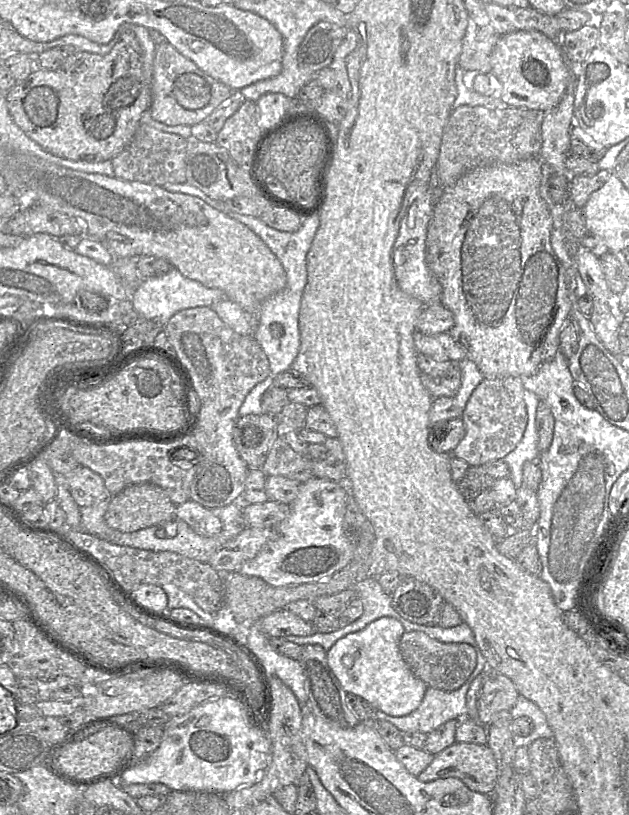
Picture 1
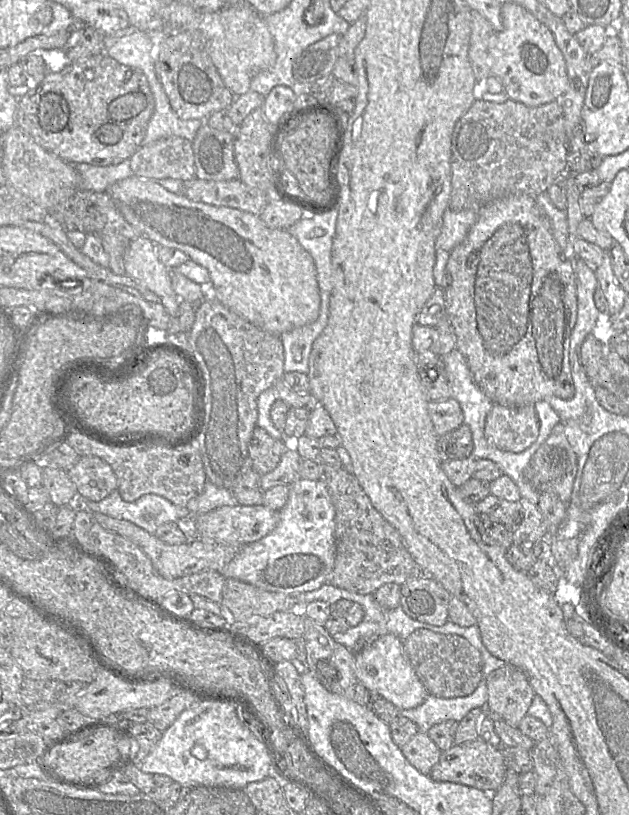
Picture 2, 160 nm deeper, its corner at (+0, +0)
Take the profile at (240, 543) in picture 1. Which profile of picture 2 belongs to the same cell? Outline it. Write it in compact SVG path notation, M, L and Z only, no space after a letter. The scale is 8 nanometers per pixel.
M102 513L92 514L104 529L119 534L137 544L149 556L157 572L166 579L175 579L208 570L222 572L240 549L219 544L207 544L199 538L189 540L184 544L170 545L130 521L113 518Z

